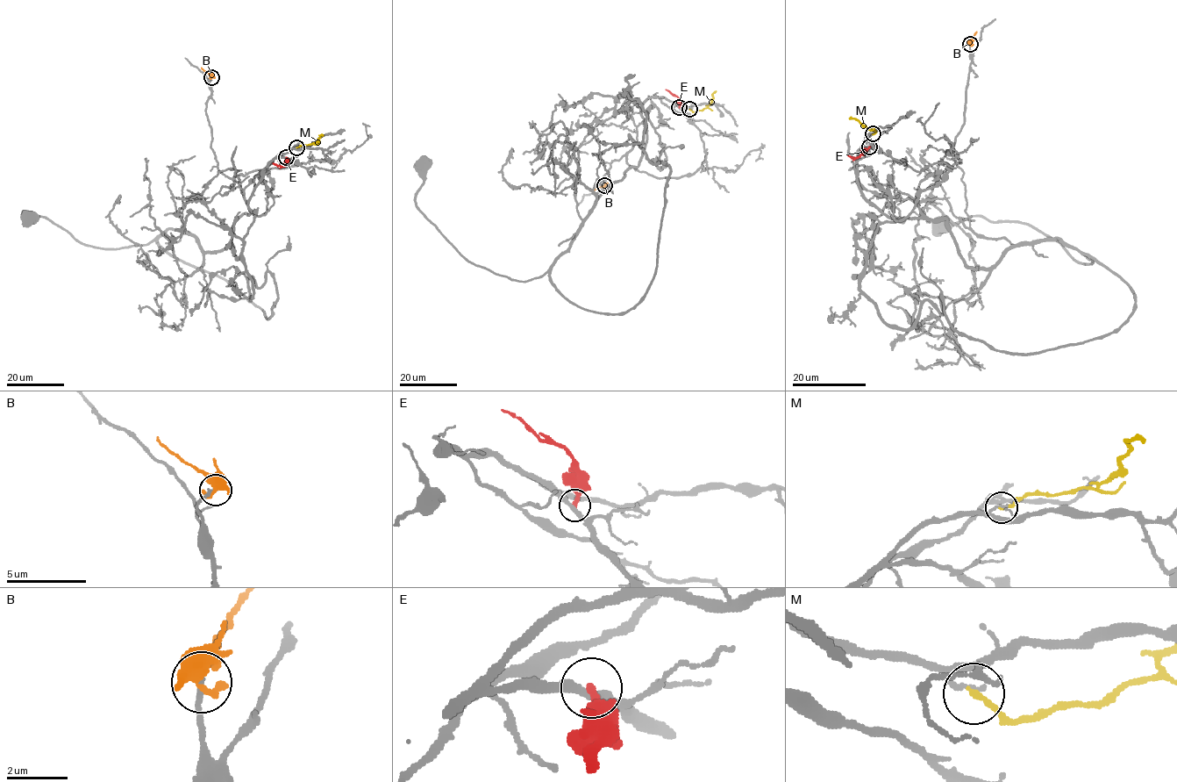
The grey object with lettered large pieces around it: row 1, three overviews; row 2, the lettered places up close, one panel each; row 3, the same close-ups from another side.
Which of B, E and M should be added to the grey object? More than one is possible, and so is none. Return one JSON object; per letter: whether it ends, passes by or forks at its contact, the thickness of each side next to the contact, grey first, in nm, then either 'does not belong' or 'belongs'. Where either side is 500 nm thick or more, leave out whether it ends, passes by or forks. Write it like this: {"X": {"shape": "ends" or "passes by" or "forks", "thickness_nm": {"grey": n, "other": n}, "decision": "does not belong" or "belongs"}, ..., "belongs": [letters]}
{"B": {"shape": "forks", "thickness_nm": {"grey": 190, "other": 400}, "decision": "does not belong"}, "E": {"shape": "ends", "thickness_nm": {"grey": 280, "other": 260}, "decision": "does not belong"}, "M": {"shape": "ends", "thickness_nm": {"grey": 150, "other": 190}, "decision": "does not belong"}, "belongs": []}

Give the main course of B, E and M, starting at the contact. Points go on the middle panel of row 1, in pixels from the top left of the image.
B: (605, 185), (594, 190)
E: (679, 106), (677, 96), (666, 89)
M: (690, 110), (696, 111), (706, 108), (716, 90)

